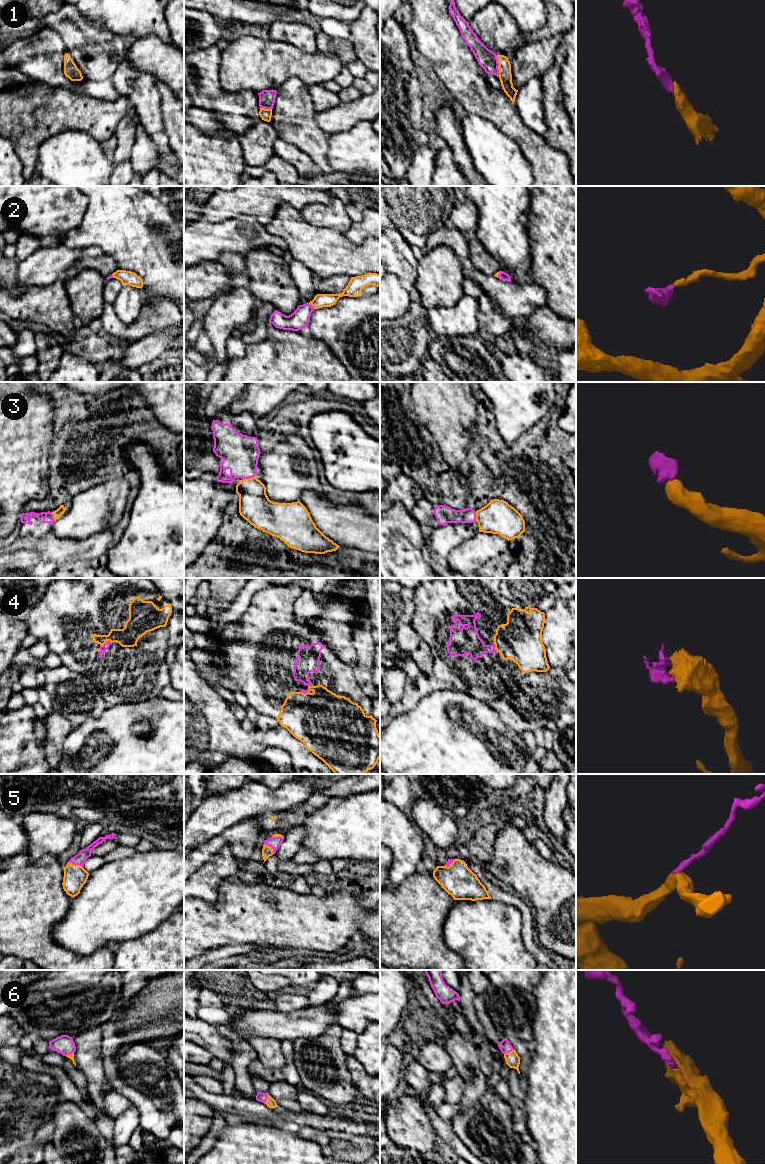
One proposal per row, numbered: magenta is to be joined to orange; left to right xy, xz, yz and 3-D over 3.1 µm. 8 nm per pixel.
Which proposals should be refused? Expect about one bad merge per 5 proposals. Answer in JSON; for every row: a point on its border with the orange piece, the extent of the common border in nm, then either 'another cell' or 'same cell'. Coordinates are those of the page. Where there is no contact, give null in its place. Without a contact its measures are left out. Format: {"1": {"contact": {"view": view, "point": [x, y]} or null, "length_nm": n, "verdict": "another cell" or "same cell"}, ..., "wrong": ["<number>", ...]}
{"1": {"contact": {"view": "yz", "point": [498, 66]}, "length_nm": 180, "verdict": "same cell"}, "2": {"contact": {"view": "xz", "point": [312, 305]}, "length_nm": 80, "verdict": "same cell"}, "3": {"contact": {"view": "xz", "point": [249, 478]}, "length_nm": 100, "verdict": "same cell"}, "4": {"contact": {"view": "xy", "point": [105, 642]}, "length_nm": 100, "verdict": "same cell"}, "5": {"contact": {"view": "xy", "point": [75, 865]}, "length_nm": 130, "verdict": "same cell"}, "6": {"contact": {"view": "xz", "point": [267, 1099]}, "length_nm": 90, "verdict": "same cell"}, "wrong": []}

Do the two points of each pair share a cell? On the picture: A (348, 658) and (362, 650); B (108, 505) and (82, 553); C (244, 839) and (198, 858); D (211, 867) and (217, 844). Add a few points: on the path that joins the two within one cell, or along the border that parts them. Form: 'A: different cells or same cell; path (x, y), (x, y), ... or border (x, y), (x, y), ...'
A: different cells; border (352, 630), (352, 645), (357, 657), (353, 667)
B: different cells; border (111, 528), (101, 530), (87, 537), (69, 538)
C: same cell; path (233, 839), (224, 839), (209, 848)
D: different cells; border (237, 858), (228, 847), (222, 847), (197, 868)

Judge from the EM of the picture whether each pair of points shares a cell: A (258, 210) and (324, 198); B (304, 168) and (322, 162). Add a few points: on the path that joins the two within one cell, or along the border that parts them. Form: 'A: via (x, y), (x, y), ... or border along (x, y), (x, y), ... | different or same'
A: via (274, 196), (308, 196) | same
B: border along (299, 148), (310, 157), (320, 171) | different

